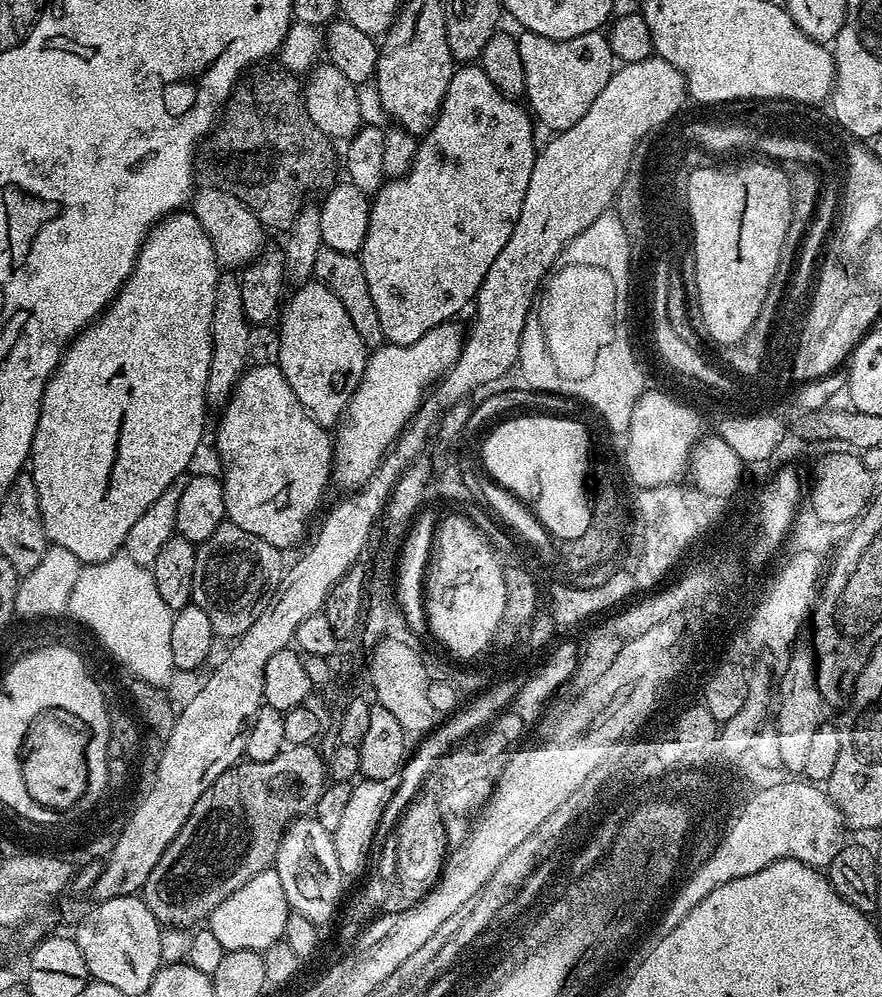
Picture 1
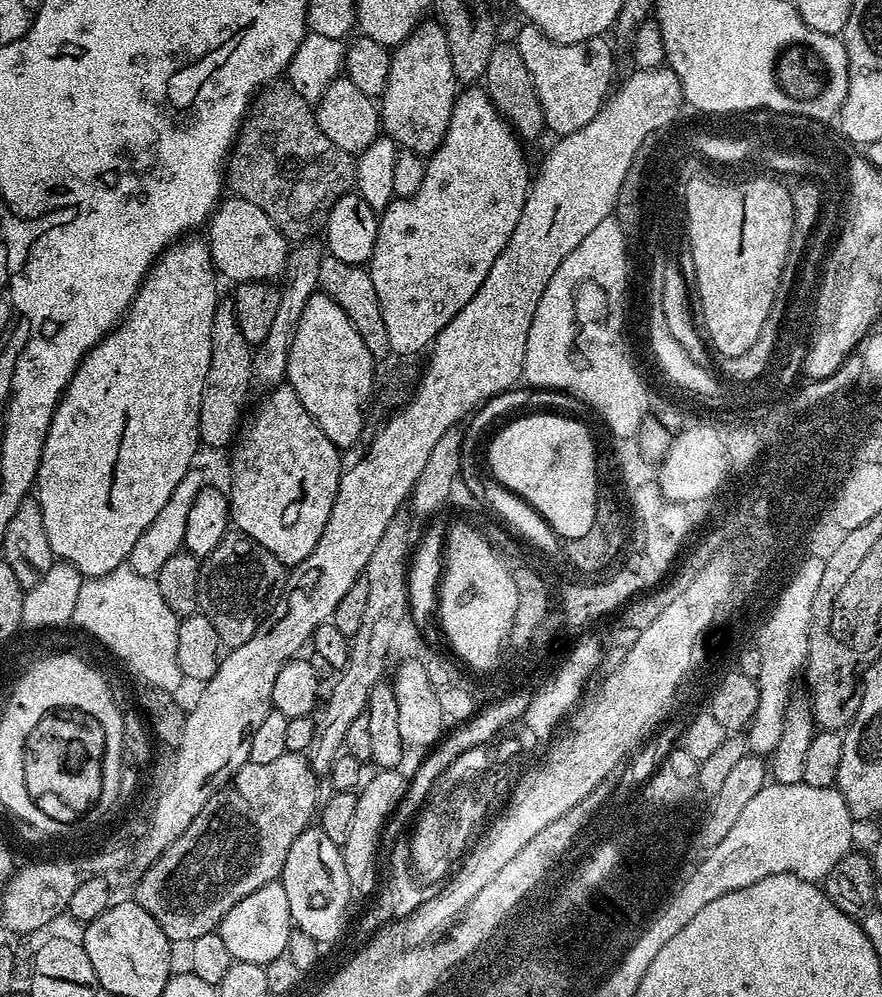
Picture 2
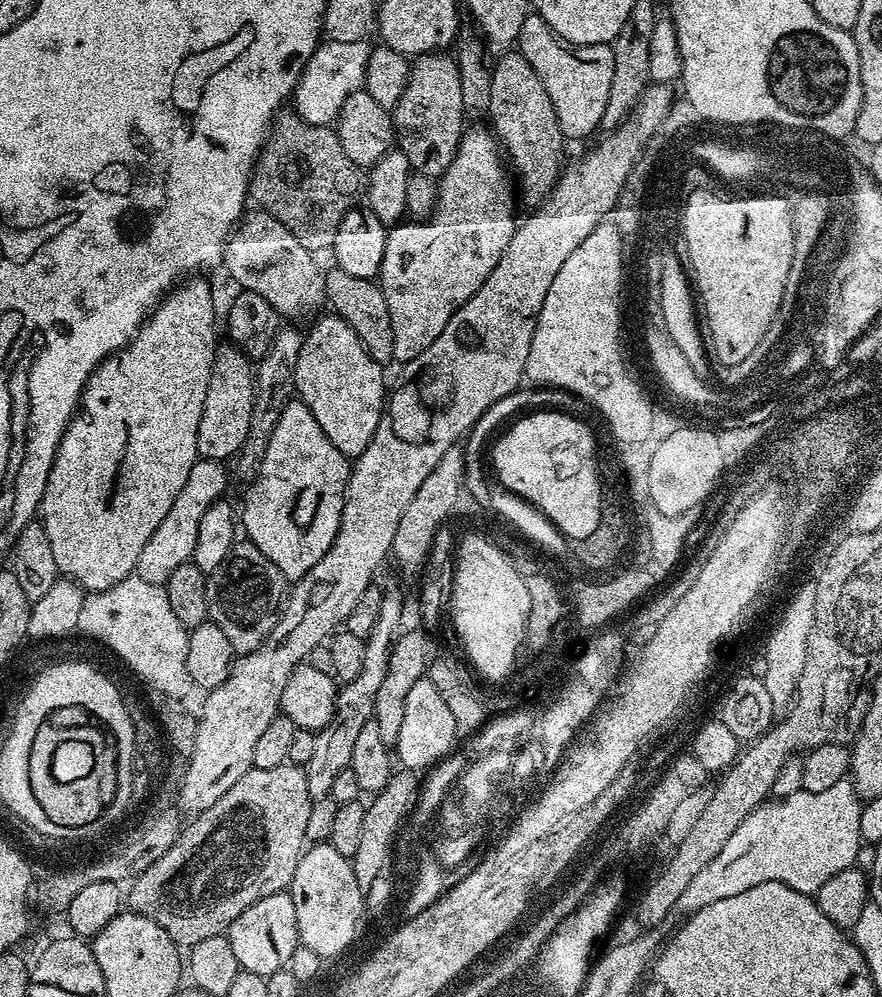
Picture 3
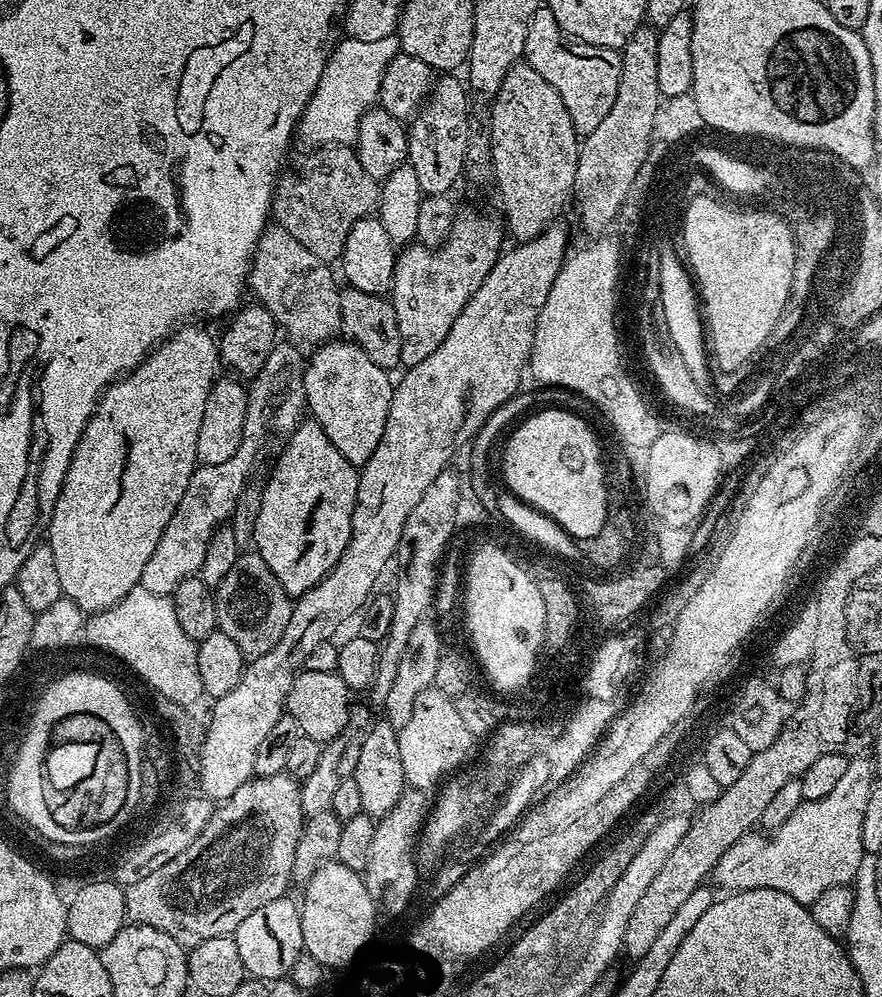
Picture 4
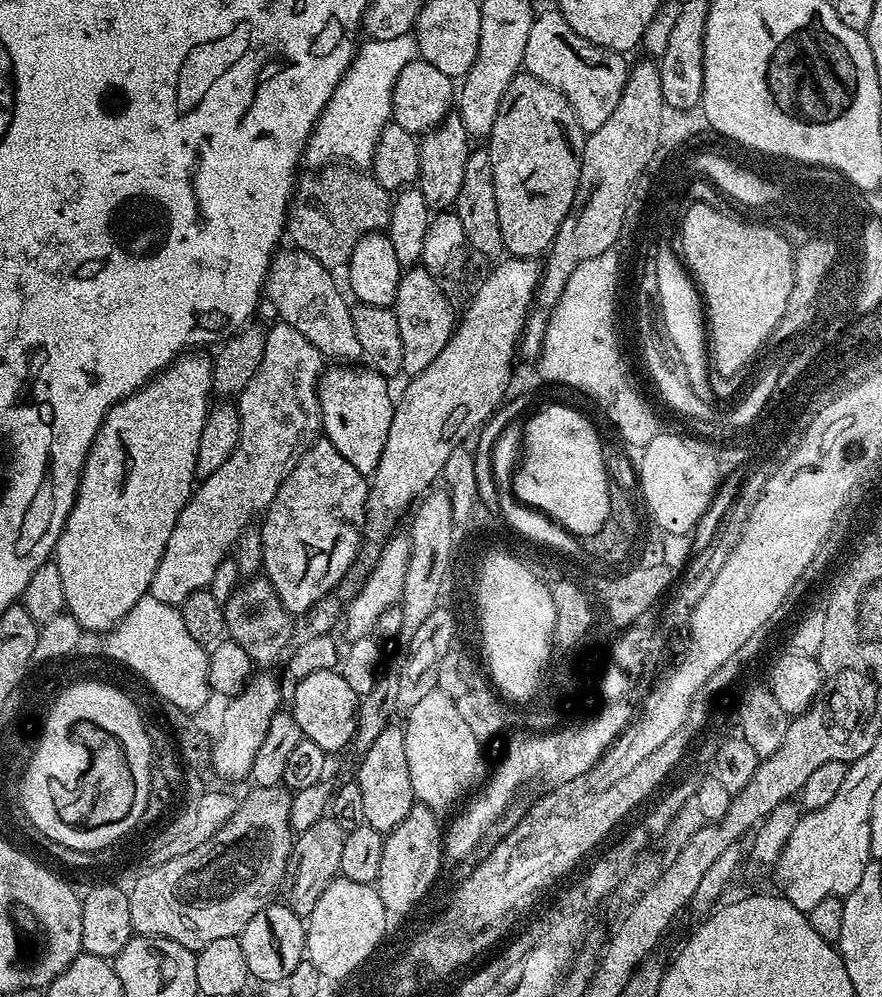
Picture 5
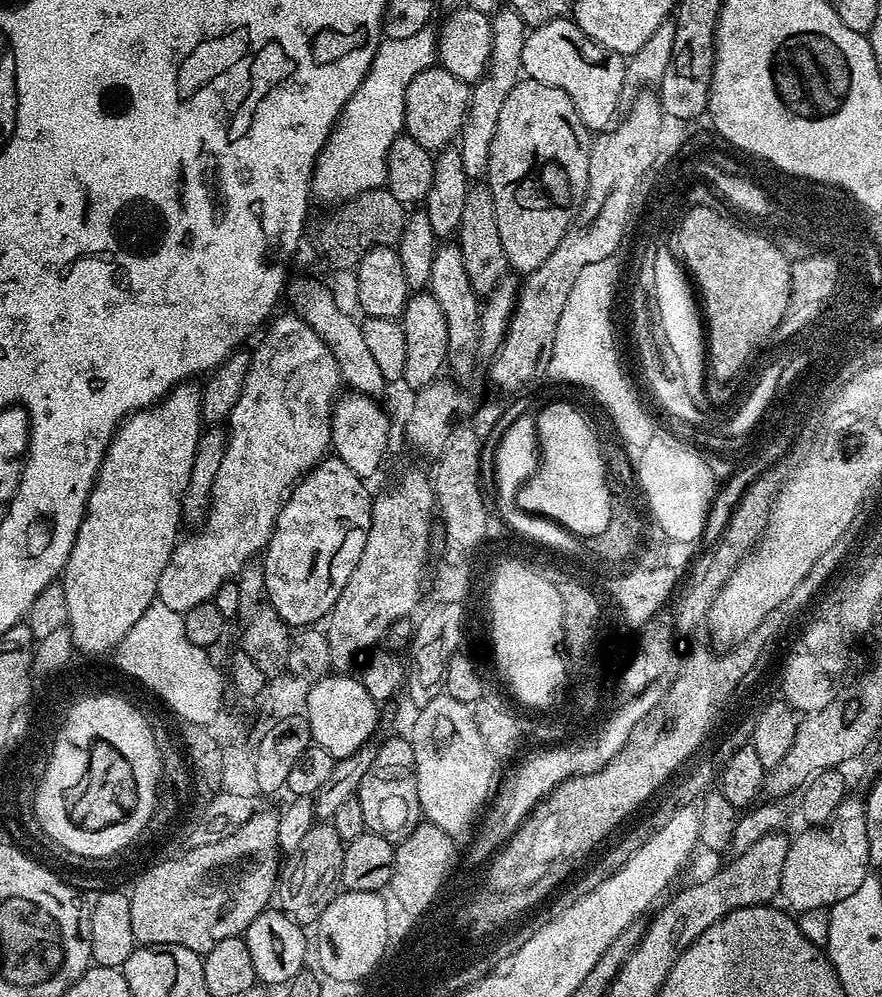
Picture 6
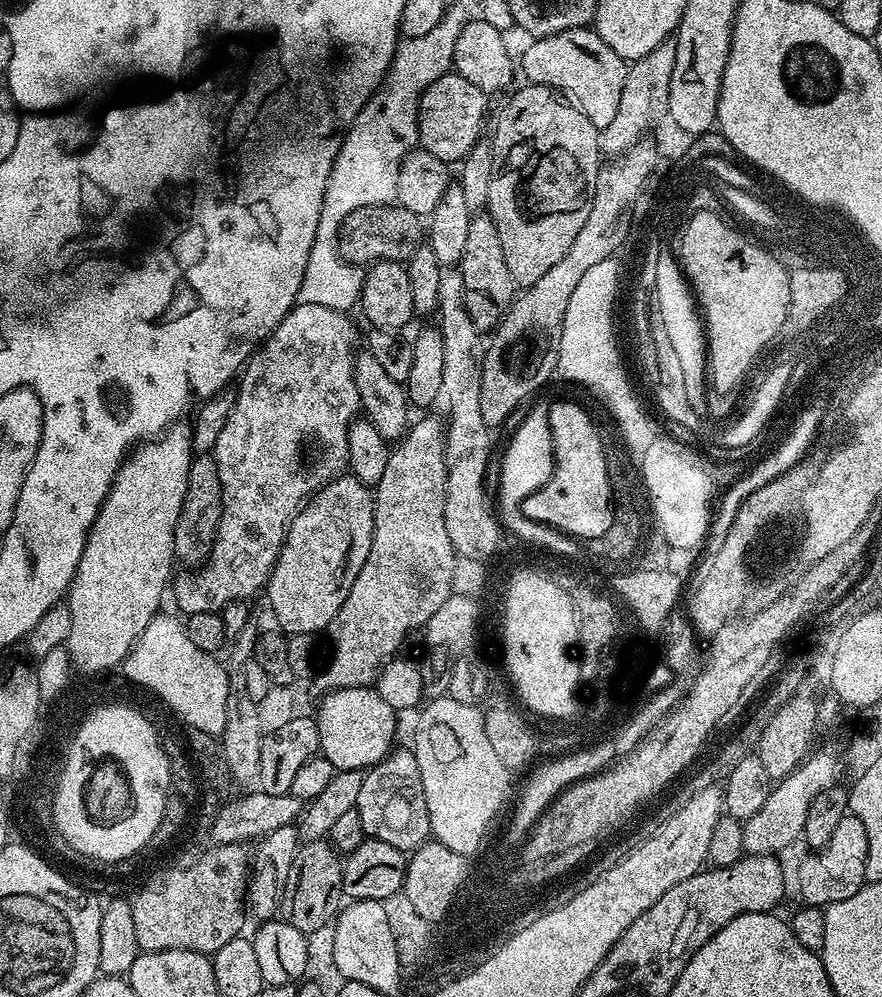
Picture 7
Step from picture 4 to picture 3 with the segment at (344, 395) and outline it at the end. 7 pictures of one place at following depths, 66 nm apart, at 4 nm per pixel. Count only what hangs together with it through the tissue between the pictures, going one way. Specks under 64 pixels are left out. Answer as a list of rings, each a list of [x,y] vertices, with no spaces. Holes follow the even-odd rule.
[[[320,314],[311,321],[312,329],[307,329],[302,350],[298,354],[298,362],[292,371],[294,392],[298,399],[314,414],[314,422],[322,426],[322,434],[338,446],[338,450],[346,457],[355,458],[370,446],[370,438],[378,430],[380,417],[386,407],[386,391],[384,392],[385,369],[362,346],[358,334],[350,330],[350,326],[341,316],[335,314]]]

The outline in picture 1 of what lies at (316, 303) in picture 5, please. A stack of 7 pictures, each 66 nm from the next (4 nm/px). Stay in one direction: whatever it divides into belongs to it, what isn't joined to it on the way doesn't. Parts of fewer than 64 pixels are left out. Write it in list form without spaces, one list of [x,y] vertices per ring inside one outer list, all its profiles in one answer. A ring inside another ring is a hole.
[[[215,186],[197,187],[190,201],[190,211],[198,218],[202,230],[206,230],[206,238],[214,246],[217,264],[228,270],[243,269],[260,255],[264,244],[265,225],[234,194]]]

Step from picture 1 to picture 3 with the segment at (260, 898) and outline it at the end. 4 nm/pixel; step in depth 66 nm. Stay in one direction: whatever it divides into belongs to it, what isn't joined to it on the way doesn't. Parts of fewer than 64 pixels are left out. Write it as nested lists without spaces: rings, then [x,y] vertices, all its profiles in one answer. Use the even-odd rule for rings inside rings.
[[[287,891],[275,892],[250,906],[229,926],[226,933],[241,969],[267,977],[285,967],[294,950],[301,947],[298,922],[294,914],[294,902]]]

